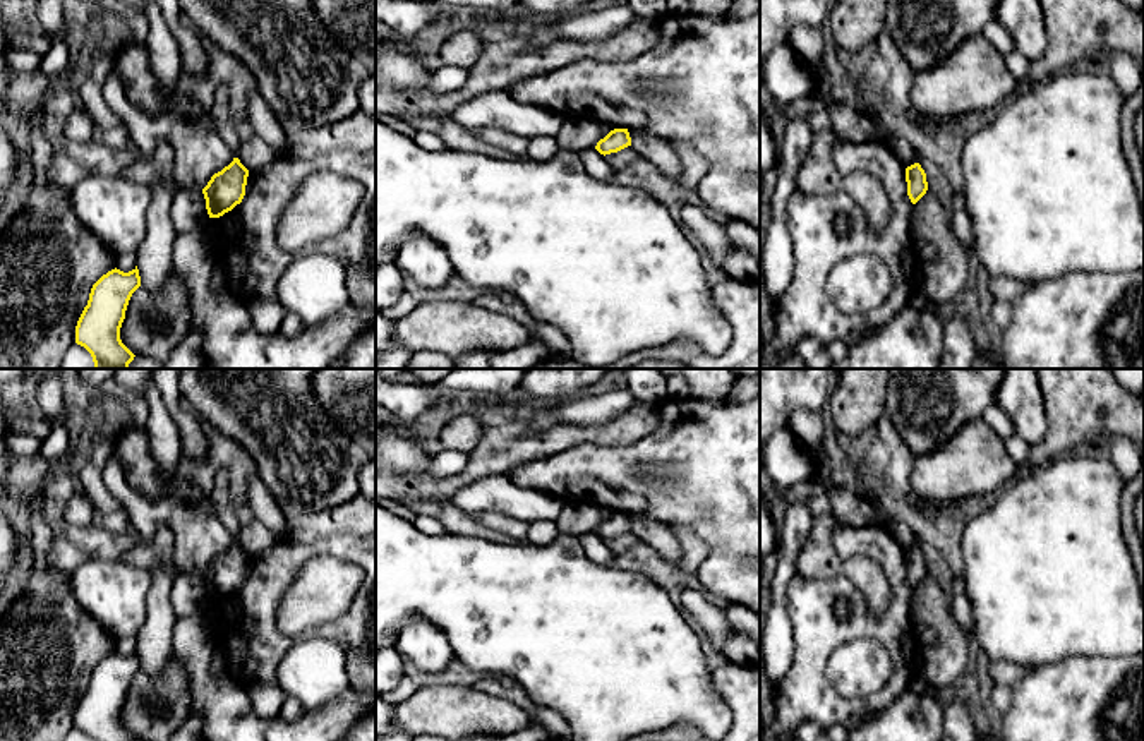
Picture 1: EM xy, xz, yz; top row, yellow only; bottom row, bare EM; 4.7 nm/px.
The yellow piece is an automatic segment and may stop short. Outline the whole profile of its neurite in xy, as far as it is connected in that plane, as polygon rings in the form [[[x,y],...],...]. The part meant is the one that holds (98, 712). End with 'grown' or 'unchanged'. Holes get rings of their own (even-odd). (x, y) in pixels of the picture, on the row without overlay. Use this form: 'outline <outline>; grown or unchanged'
outline [[[137,650],[123,657],[111,654],[91,672],[77,710],[75,727],[91,741],[135,741],[120,724],[120,712],[132,678],[141,671]]]; unchanged

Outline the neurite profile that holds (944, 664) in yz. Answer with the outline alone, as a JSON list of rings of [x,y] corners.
[[[926,575],[914,592],[912,619],[936,631],[935,645],[919,647],[916,671],[936,690],[952,686],[966,676],[971,640],[954,616],[945,587]]]

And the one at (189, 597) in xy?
[[[178,571],[172,585],[172,605],[177,616],[202,614],[208,602],[209,599],[202,575]]]

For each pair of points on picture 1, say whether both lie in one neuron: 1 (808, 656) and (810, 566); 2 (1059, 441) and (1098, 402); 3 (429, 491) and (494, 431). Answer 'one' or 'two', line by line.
1: two
2: one
3: one

